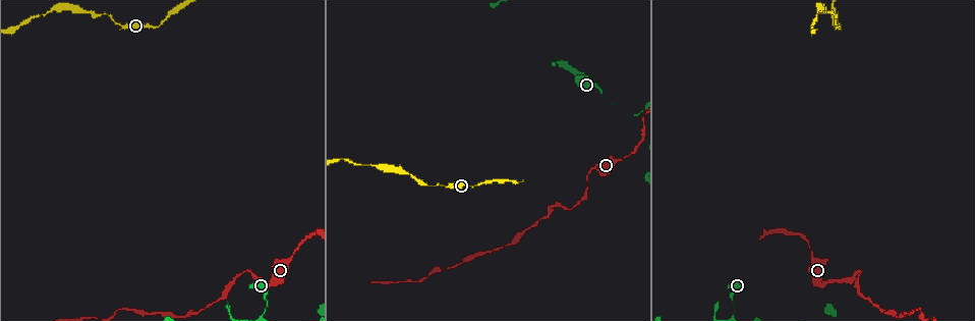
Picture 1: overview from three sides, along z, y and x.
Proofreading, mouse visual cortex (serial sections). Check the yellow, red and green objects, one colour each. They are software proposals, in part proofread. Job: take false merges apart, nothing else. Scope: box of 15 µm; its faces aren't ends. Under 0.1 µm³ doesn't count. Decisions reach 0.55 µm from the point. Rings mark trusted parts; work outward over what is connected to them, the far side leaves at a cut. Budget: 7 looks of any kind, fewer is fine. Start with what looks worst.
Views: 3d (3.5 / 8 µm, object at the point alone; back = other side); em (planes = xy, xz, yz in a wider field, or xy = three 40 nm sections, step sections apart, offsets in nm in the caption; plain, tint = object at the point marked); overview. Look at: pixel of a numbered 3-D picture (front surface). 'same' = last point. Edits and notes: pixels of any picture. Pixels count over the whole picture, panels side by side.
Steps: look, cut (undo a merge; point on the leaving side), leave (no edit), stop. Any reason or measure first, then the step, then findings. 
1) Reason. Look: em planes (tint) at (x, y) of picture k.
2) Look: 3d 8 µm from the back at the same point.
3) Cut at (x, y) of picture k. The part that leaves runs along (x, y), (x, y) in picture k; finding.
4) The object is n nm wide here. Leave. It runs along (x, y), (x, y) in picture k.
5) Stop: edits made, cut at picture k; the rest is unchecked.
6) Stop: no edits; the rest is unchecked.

Two arms in line, one across. Look: 3d 3.5 µm at (266, 309) of picture 1.

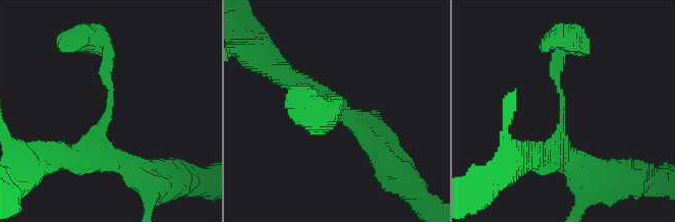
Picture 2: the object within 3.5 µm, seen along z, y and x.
3 arms meet here; the arms are 200, 250, 250 nm wide. Look: em planes (tint) at (563, 118) of picture 2.

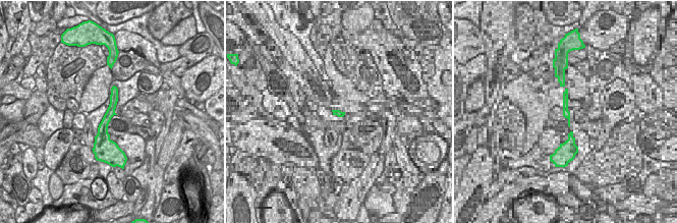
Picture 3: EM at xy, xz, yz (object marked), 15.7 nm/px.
Look: em xy step 5 (tint) at the same point.

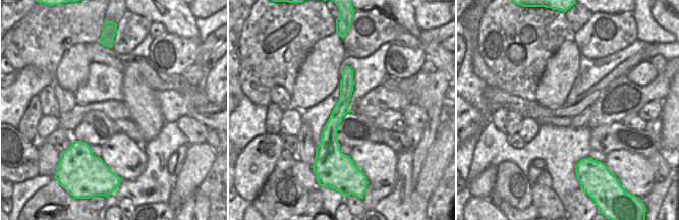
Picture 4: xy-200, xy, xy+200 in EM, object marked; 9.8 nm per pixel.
Leave. It runs along (109, 51), (109, 113), (62, 154) in picture 2; continuous, no second cell.

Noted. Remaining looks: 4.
Sudden change in width. Look: 3d 8 µm at (621, 159) of picture 1.

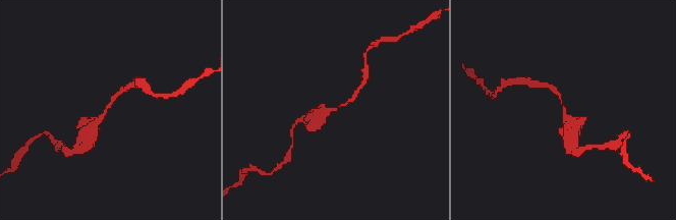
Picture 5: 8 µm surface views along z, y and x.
Look: 3d 3.5 µm from the back at (333, 108) of picture 5.

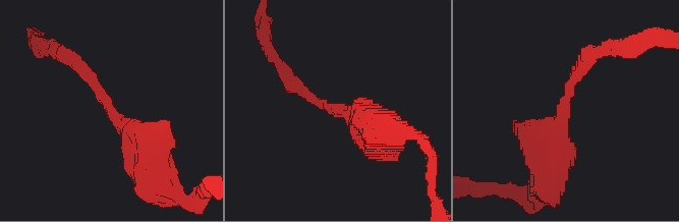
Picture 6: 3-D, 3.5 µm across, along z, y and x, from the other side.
The arms are 150, 450 nm wide; need the tissue. Look: em xy step 3 (tint) at (566, 108) of picture 6.

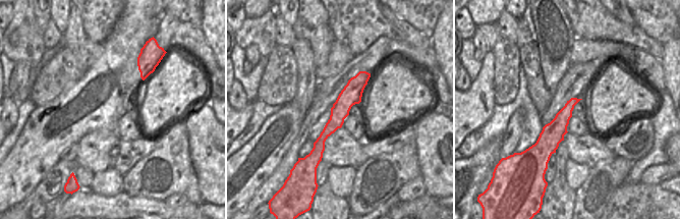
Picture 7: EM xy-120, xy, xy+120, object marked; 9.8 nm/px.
Leave. It runs along (365, 74), (345, 100), (312, 158) in picture 7; one cell here.

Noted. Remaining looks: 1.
Stop: no edits; the rest is unchecked.

